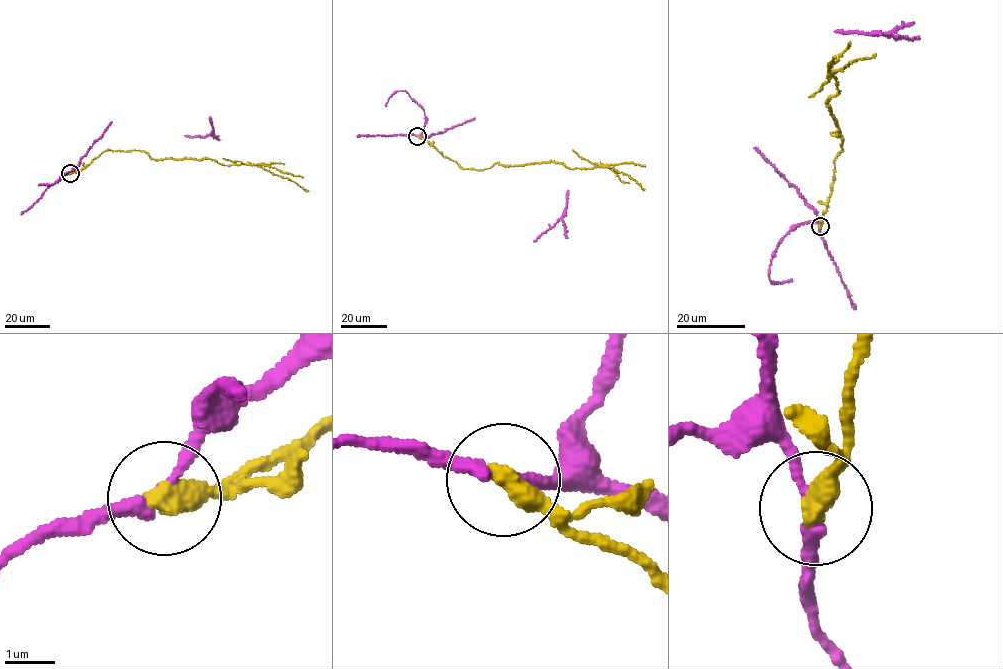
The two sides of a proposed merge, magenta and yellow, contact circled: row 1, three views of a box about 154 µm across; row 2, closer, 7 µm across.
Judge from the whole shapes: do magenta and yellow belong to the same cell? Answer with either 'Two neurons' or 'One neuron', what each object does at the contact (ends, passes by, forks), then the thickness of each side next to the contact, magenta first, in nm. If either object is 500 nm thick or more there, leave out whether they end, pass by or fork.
Two neurons. At the ring magenta passes by. At the ring yellow ends. Thickness 200 nm (magenta) against 480 nm

